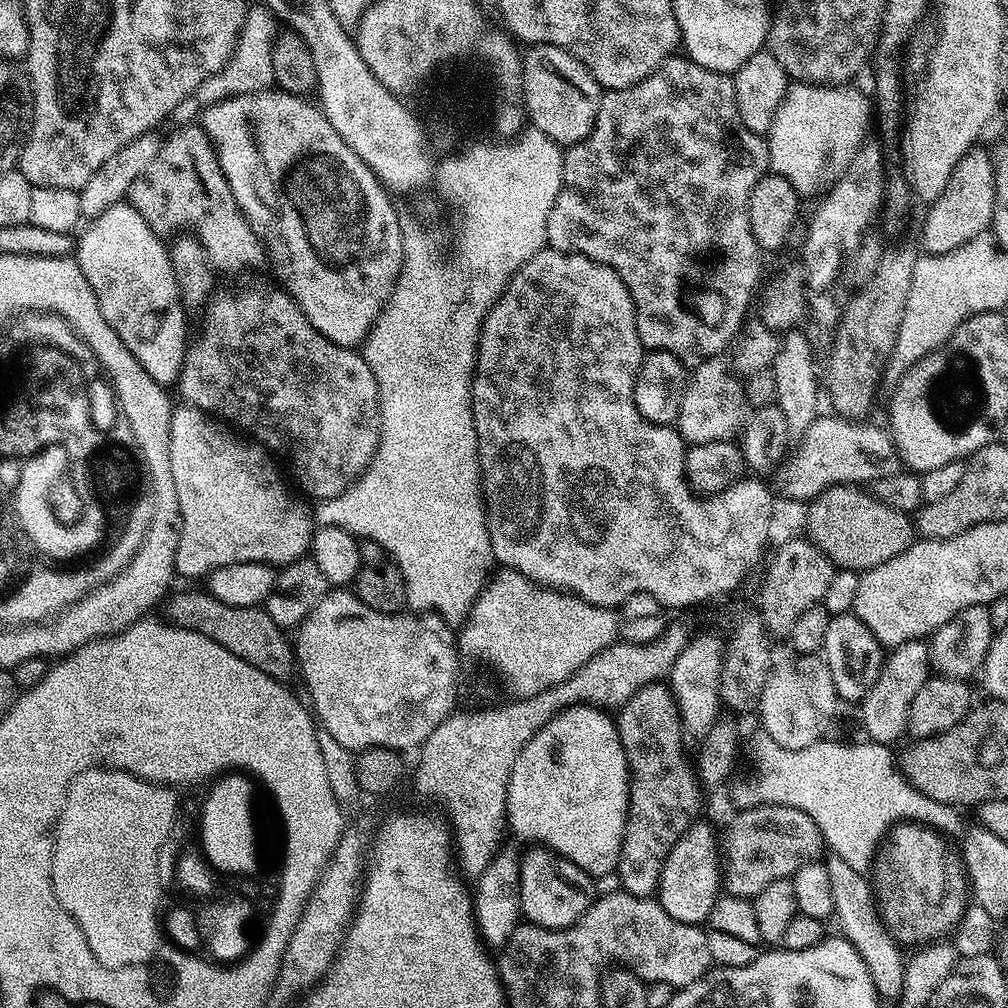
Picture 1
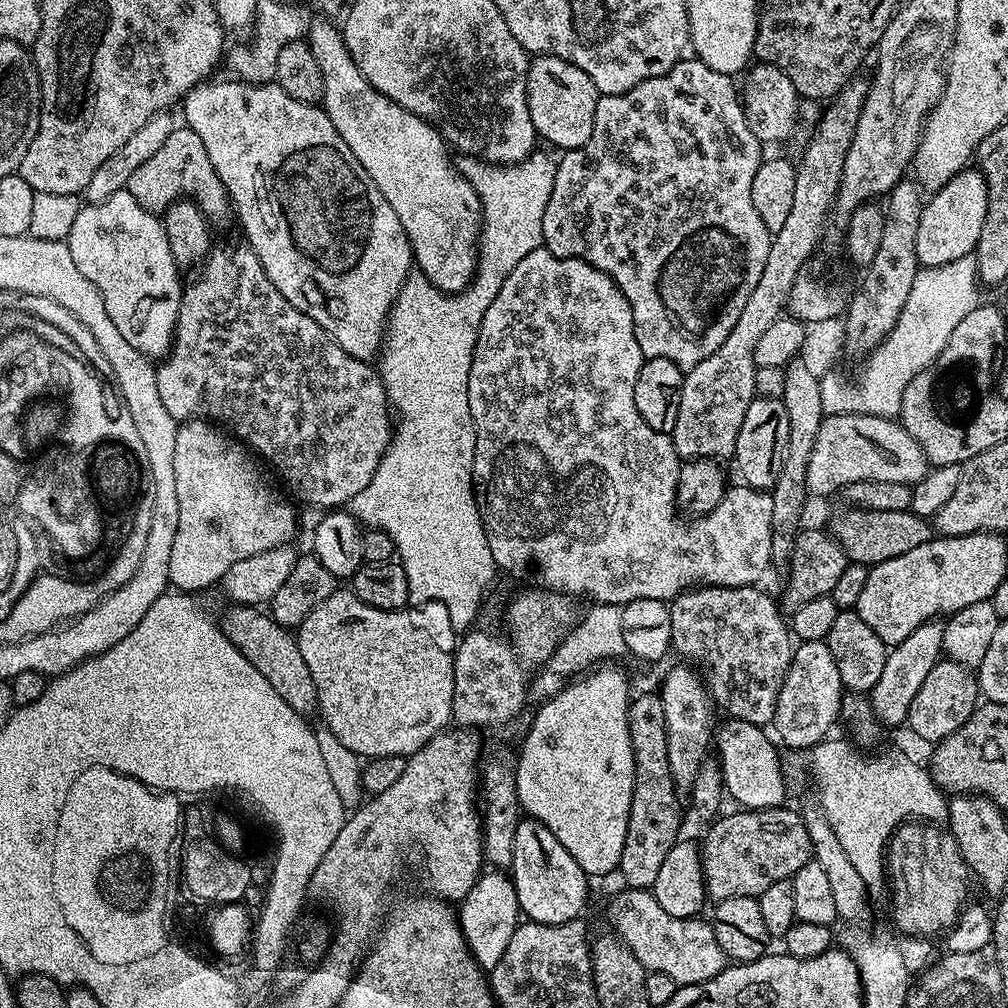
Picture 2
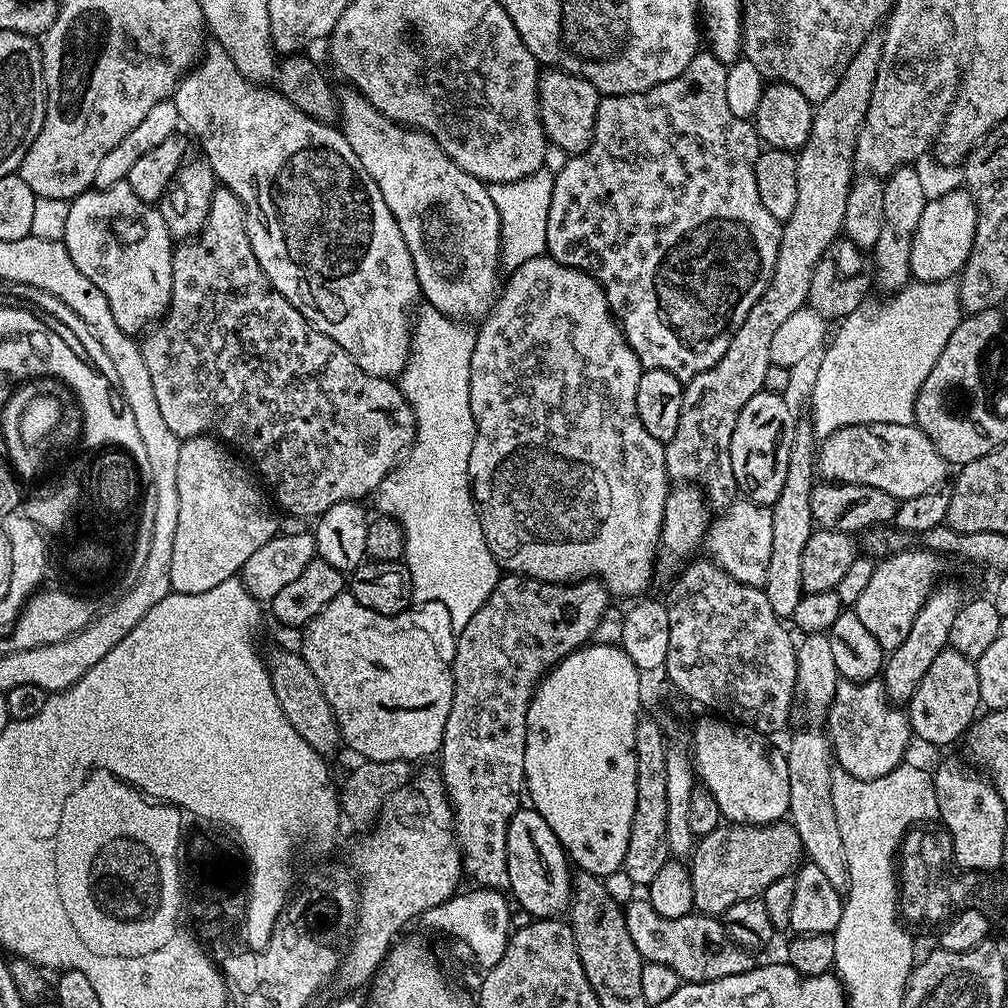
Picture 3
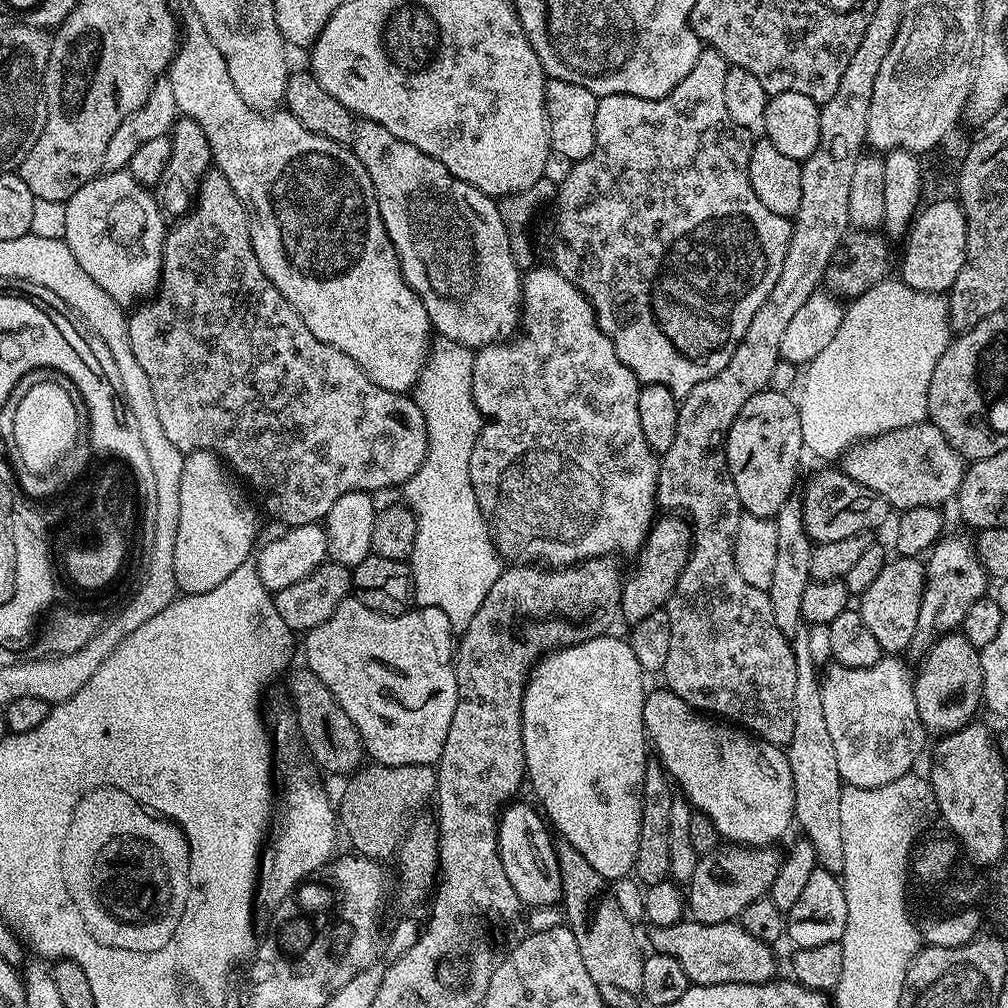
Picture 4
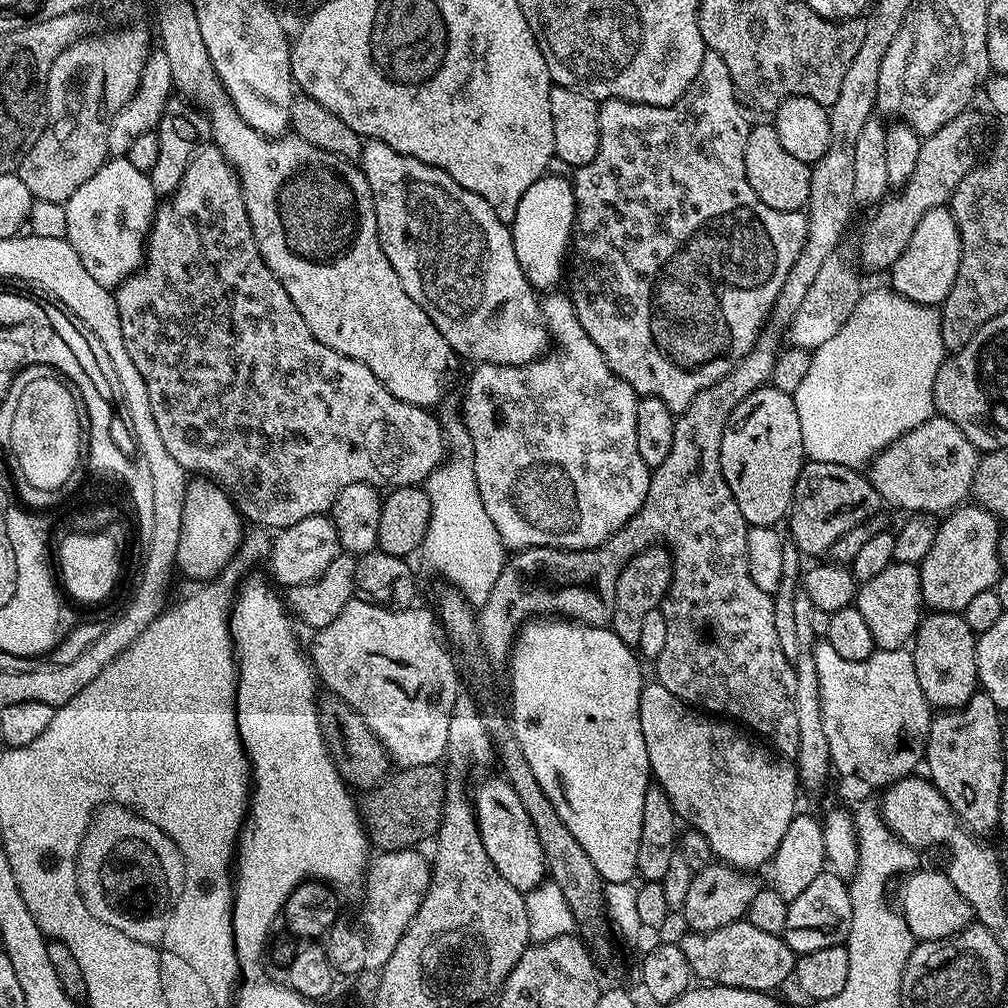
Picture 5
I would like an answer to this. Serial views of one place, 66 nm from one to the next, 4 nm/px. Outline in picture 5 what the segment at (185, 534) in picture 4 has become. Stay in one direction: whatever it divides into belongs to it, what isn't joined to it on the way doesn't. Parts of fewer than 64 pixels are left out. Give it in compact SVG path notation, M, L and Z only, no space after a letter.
M192 478L186 490L186 506L182 506L182 538L178 538L176 568L184 571L192 580L208 580L219 577L232 563L244 536L245 521L232 499L221 494L213 480Z

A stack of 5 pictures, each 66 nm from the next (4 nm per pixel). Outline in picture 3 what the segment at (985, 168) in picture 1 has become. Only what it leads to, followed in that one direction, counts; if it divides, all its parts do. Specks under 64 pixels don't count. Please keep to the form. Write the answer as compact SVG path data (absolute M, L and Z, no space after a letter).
M957 186L953 192L944 192L941 196L933 195L926 210L922 210L918 230L914 230L914 246L910 246L912 280L922 284L952 280L964 269L964 263L970 258L975 229L976 204L968 191Z

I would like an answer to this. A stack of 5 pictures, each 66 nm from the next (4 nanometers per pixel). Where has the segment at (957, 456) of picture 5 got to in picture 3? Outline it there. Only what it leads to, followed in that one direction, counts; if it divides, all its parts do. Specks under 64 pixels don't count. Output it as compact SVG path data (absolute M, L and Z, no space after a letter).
M915 423L855 424L834 430L834 434L819 441L816 471L821 481L874 486L886 490L899 502L943 489L949 479L950 465Z

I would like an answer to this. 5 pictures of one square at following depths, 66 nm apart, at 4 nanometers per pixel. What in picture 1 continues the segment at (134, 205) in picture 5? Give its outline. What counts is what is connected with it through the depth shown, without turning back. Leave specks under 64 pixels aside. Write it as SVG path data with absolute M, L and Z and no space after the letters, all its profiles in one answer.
M121 202L110 206L102 214L91 217L88 229L81 234L80 240L74 244L74 259L82 274L86 274L86 282L90 282L90 290L94 290L94 298L98 298L98 310L102 310L102 318L110 322L111 328L126 342L126 350L142 362L142 367L154 382L165 386L175 385L180 377L184 351L188 349L190 328L184 321L186 309L180 301L178 282L174 282L174 270L170 266L168 248L165 241L157 236L156 231L134 210L131 204Z

